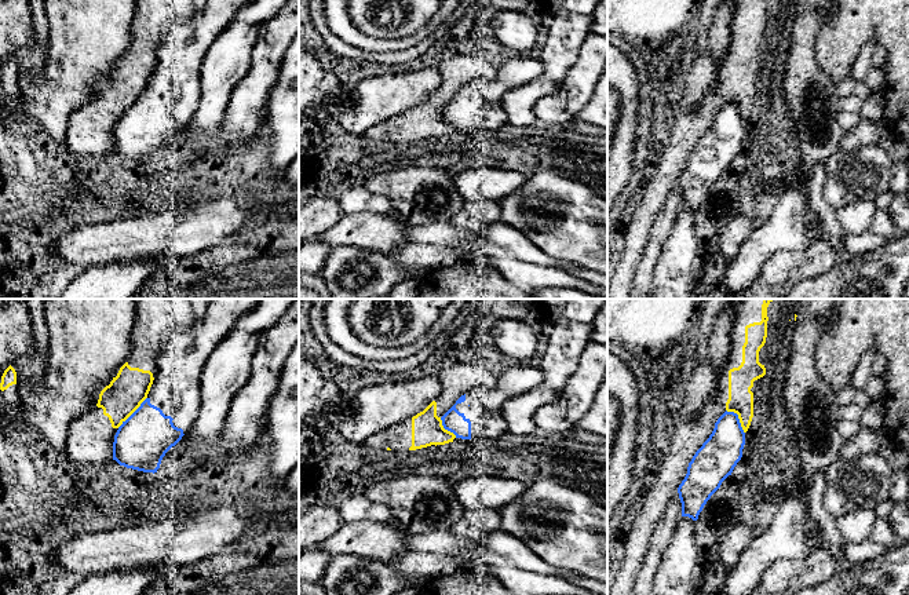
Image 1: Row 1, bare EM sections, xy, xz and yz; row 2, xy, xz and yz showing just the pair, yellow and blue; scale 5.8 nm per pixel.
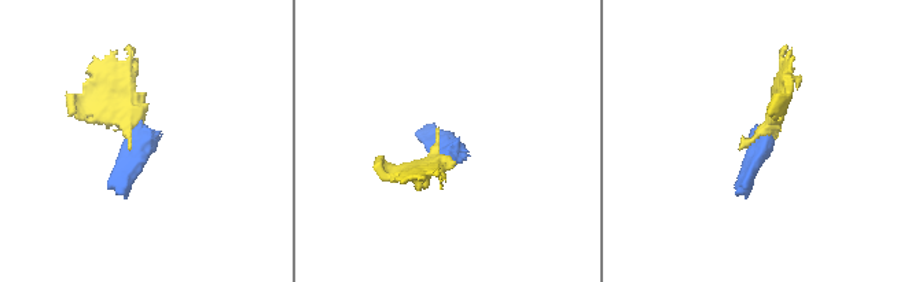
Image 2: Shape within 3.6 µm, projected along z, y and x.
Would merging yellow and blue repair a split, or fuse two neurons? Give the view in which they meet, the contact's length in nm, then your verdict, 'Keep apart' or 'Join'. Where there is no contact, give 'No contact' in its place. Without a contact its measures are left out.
Touches yellow in xy. Shared border 260 nm. Keep apart

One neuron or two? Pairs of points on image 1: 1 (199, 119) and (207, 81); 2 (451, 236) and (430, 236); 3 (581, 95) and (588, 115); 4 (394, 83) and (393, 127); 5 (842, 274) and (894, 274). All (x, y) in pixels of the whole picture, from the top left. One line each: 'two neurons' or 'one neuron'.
1: one neuron
2: one neuron
3: two neurons
4: two neurons
5: one neuron

